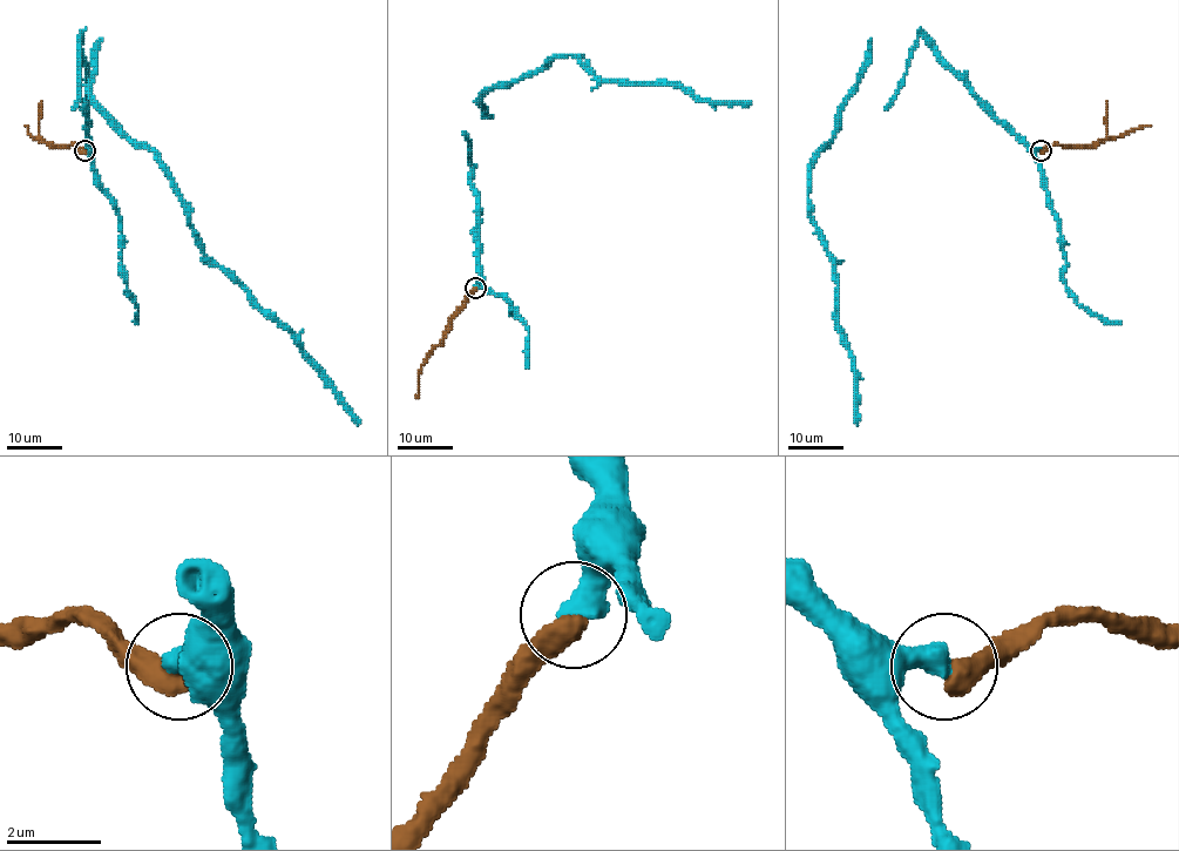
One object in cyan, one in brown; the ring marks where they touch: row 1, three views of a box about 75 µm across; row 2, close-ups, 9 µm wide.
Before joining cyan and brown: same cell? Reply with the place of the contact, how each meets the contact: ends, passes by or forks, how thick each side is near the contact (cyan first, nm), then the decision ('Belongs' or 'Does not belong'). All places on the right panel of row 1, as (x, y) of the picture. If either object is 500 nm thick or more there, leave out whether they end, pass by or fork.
Place: (1041, 150). Thickness 600 nm (cyan) against 550 nm. Does not belong

